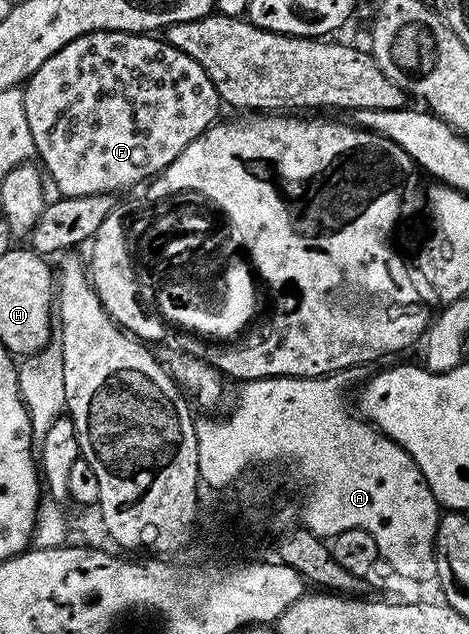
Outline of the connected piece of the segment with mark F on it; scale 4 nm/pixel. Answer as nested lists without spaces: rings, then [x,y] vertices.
[[[87,32],[83,36],[78,36],[73,42],[61,46],[61,50],[53,54],[53,58],[46,60],[27,79],[22,93],[25,102],[25,119],[29,121],[29,134],[33,134],[35,143],[35,156],[42,171],[50,180],[57,182],[57,190],[61,190],[63,196],[92,196],[106,192],[119,194],[122,188],[131,188],[134,184],[142,185],[150,181],[164,168],[168,168],[179,157],[181,150],[189,146],[189,142],[196,140],[206,128],[216,123],[218,116],[215,115],[218,114],[219,108],[221,109],[219,95],[213,82],[209,82],[209,74],[205,74],[205,70],[201,70],[201,66],[197,66],[197,62],[193,62],[189,54],[181,54],[181,50],[177,50],[158,35],[137,32]]]

